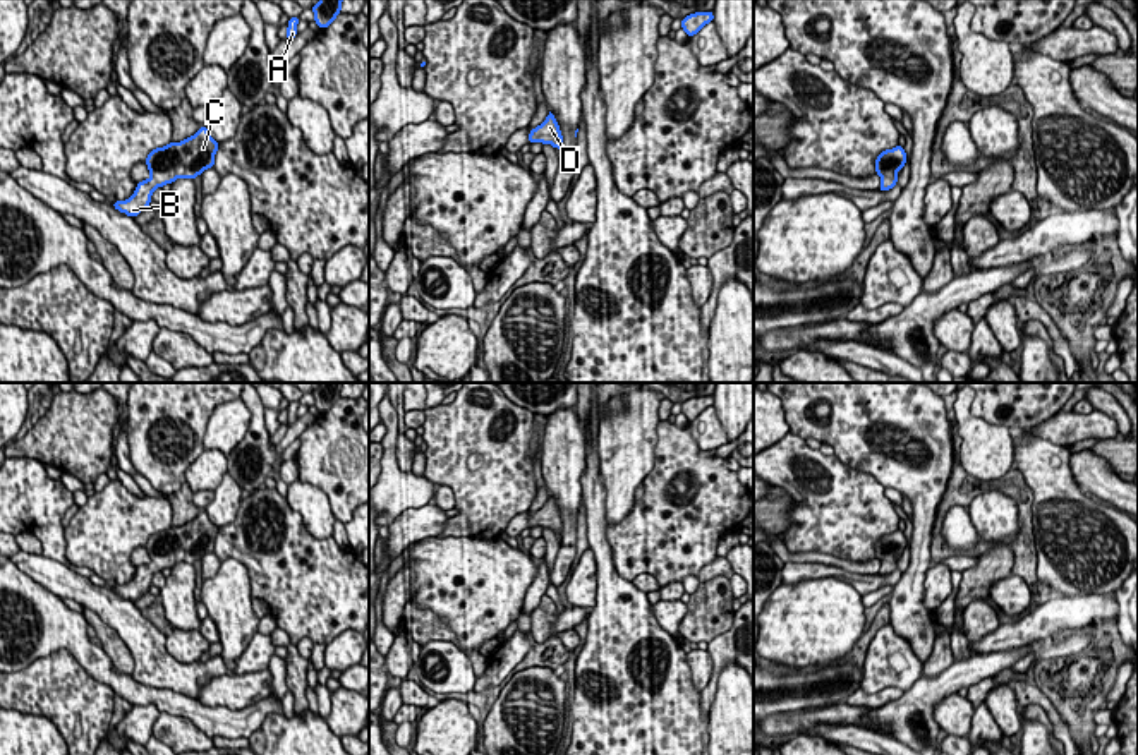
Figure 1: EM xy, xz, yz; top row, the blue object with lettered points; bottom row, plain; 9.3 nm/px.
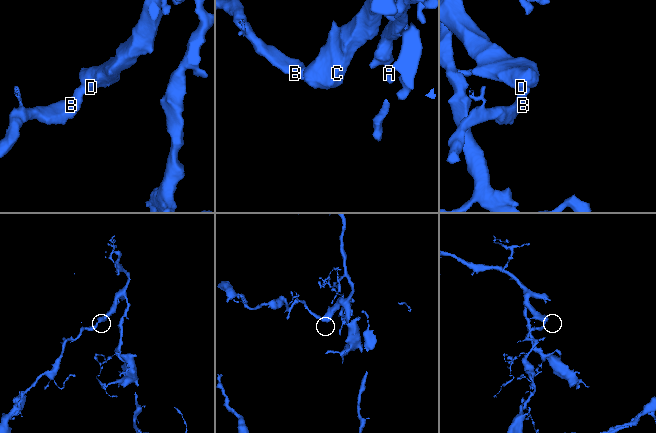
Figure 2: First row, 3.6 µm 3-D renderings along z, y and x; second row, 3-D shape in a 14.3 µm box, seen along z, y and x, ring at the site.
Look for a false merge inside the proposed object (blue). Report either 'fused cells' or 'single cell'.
single cell

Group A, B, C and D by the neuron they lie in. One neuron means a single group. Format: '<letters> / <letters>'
A B C D

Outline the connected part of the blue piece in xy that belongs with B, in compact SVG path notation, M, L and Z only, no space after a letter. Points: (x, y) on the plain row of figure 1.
M201 510L191 522L153 534L146 542L151 561L141 565L129 583L115 585L112 590L136 602L149 592L154 573L173 568L180 561L194 565L204 554L213 553L218 530L208 513Z

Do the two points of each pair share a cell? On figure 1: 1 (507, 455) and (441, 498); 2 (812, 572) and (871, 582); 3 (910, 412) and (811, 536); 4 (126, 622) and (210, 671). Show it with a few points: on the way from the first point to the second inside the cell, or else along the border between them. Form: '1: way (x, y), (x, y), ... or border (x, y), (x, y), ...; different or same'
1: border (436, 484), (445, 484), (452, 491), (455, 507); different
2: way (826, 572), (836, 572), (857, 582); same
3: border (835, 453), (845, 464), (871, 474), (884, 488); different
4: way (146, 642), (174, 671), (189, 671); same

